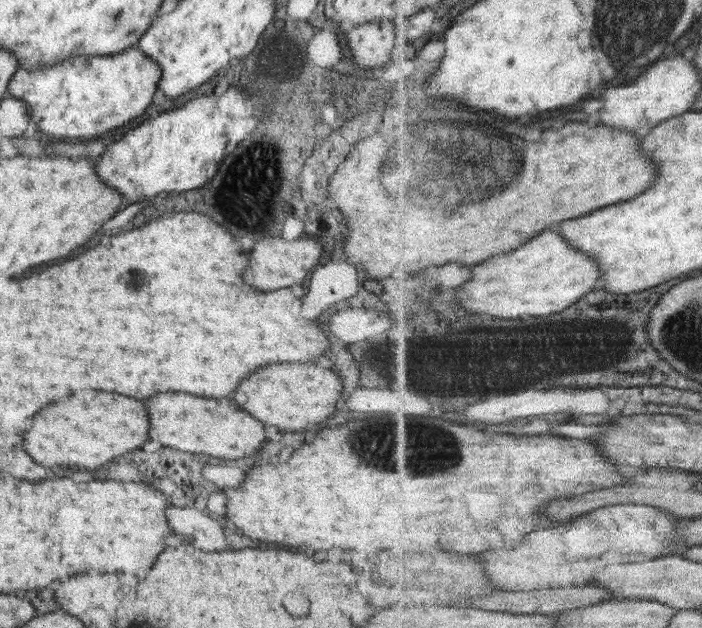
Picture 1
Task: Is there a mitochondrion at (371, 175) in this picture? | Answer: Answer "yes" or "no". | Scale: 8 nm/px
no

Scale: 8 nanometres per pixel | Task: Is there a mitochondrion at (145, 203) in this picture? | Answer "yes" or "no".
no

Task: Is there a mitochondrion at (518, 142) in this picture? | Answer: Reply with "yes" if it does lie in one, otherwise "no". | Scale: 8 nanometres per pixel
yes

